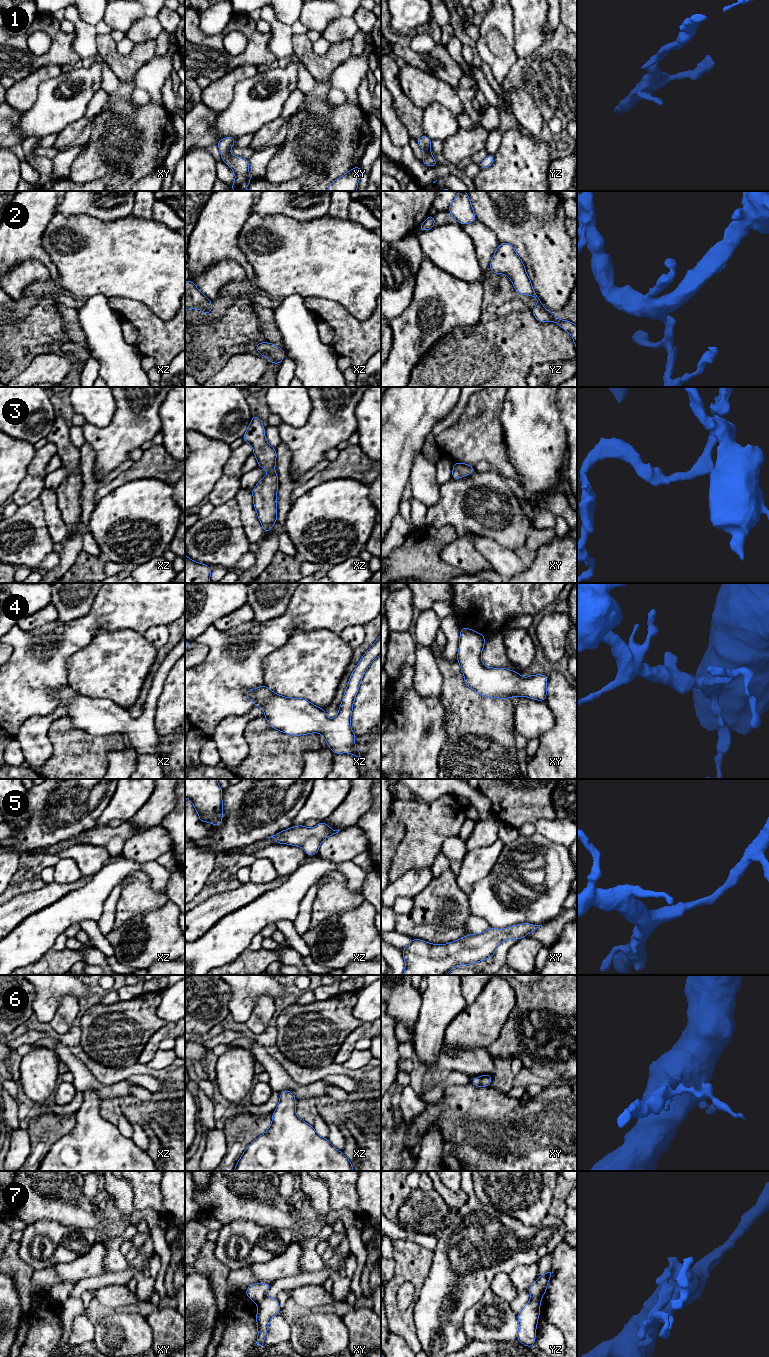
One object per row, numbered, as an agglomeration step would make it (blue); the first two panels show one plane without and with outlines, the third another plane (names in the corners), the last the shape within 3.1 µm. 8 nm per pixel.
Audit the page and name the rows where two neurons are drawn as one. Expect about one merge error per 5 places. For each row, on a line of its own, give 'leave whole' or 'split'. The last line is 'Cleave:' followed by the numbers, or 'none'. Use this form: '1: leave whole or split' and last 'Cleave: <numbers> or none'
1: leave whole
2: leave whole
3: leave whole
4: leave whole
5: leave whole
6: leave whole
7: split
Cleave: 7

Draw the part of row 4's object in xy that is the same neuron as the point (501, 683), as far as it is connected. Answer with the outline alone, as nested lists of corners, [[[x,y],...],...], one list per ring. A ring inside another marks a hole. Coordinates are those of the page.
[[[461,627],[457,661],[469,688],[489,698],[508,699],[518,695],[546,701],[548,676],[536,674],[523,678],[507,668],[487,667],[481,661],[484,645],[483,634]]]

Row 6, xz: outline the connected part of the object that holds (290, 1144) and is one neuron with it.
[[[290,1090],[280,1093],[272,1124],[243,1152],[234,1171],[354,1171],[342,1151],[332,1146],[328,1138],[319,1136],[314,1127],[296,1115],[296,1099]]]

